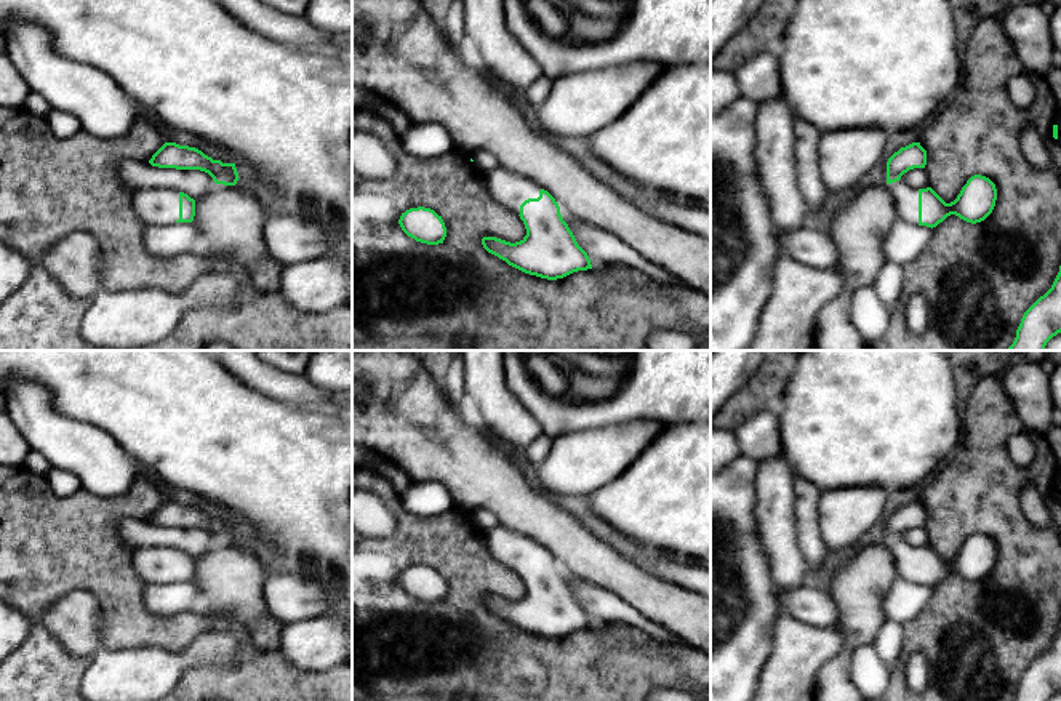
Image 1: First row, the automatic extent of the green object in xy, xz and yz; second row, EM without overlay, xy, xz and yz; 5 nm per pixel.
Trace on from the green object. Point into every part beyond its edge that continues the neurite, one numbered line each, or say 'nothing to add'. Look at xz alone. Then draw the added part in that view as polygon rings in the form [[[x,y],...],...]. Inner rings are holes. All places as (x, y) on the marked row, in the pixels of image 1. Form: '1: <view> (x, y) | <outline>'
1: xz (509, 189) | [[[501,165],[483,176],[491,197],[515,214],[520,214],[520,205],[525,200],[539,197],[541,186]]]

